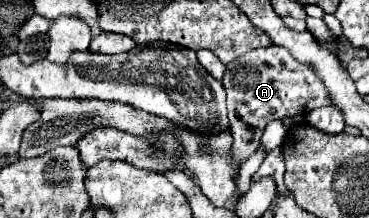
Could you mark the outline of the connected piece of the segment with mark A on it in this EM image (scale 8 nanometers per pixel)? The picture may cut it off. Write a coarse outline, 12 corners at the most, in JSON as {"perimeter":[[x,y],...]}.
{"perimeter":[[255,49],[223,75],[235,165],[269,121],[327,101],[287,49]]}

